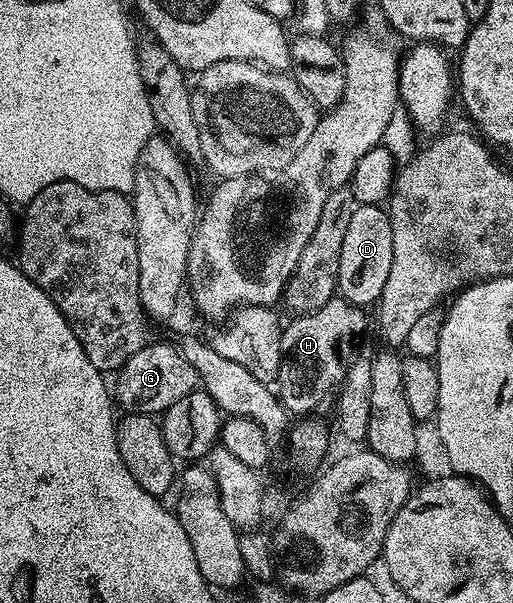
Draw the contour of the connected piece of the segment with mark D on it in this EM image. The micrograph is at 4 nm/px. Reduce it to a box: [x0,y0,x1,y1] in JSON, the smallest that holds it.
[338,204,393,305]

